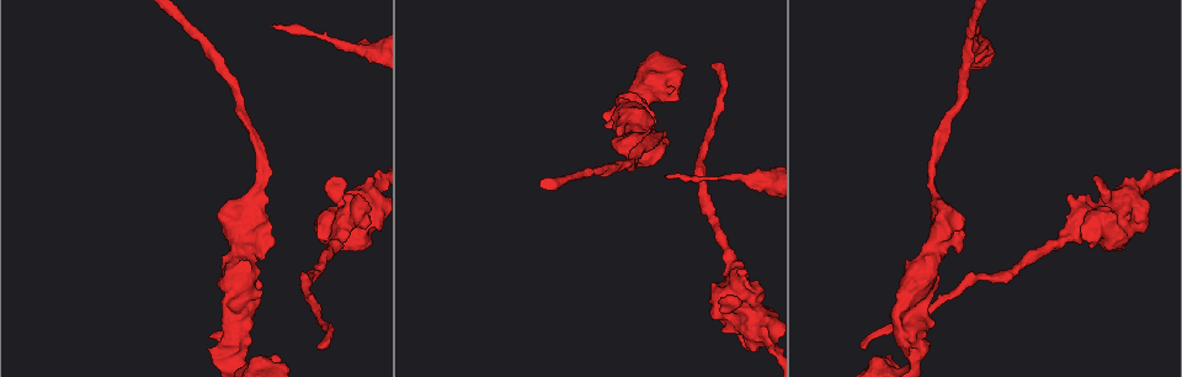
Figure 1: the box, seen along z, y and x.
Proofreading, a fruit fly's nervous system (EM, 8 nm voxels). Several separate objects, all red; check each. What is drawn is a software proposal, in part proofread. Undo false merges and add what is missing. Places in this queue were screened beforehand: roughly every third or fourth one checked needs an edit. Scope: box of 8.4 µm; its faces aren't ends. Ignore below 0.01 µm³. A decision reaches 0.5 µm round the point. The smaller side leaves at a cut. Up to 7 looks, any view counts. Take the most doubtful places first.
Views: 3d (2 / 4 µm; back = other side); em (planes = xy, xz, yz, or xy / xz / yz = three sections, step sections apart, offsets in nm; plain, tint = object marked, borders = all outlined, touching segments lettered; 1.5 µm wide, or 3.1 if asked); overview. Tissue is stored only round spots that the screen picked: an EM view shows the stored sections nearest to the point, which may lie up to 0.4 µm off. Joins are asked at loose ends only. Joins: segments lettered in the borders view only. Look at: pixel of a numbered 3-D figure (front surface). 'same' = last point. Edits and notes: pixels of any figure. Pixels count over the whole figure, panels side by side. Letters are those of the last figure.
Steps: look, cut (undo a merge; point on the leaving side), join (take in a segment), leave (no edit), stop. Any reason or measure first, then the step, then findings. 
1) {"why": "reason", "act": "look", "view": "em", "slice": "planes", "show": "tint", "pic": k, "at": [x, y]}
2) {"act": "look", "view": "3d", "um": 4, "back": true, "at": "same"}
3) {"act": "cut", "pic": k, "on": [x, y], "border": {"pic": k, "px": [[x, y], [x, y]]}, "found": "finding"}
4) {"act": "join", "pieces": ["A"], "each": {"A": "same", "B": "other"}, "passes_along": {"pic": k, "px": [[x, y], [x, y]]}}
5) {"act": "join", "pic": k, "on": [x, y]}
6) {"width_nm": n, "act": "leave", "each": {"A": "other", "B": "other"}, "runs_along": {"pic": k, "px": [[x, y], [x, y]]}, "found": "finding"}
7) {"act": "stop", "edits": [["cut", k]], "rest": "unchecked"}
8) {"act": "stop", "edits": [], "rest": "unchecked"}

{"why": "tapers out", "act": "look", "view": "3d", "um": 4, "back": true, "pic": 1, "at": [863, 346]}

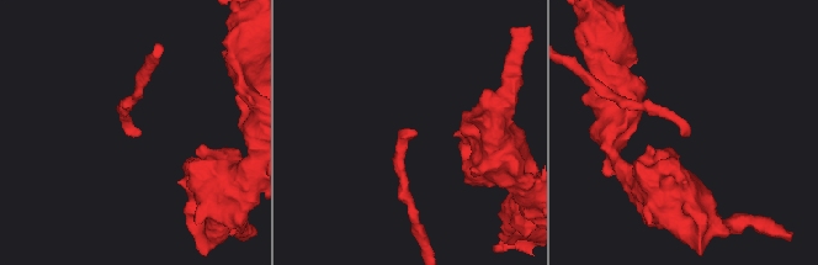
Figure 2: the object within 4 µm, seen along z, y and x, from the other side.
{"act": "look", "view": "em", "slice": "planes", "show": "borders", "pic": 2, "at": [417, 133]}

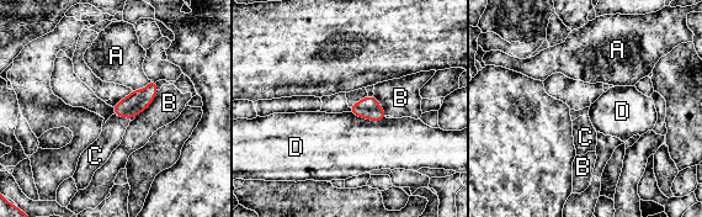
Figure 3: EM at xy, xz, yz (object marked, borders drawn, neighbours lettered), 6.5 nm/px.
{"act": "join", "pieces": ["C"], "each": {"A": "other", "B": "other", "C": "same", "D": "other"}, "passes_along": {"pic": 3, "px": [[137, 101], [122, 116], [113, 130]]}, "found": "it goes on there"}

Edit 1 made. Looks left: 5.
{"why": "redraw", "act": "look", "view": "overview"}

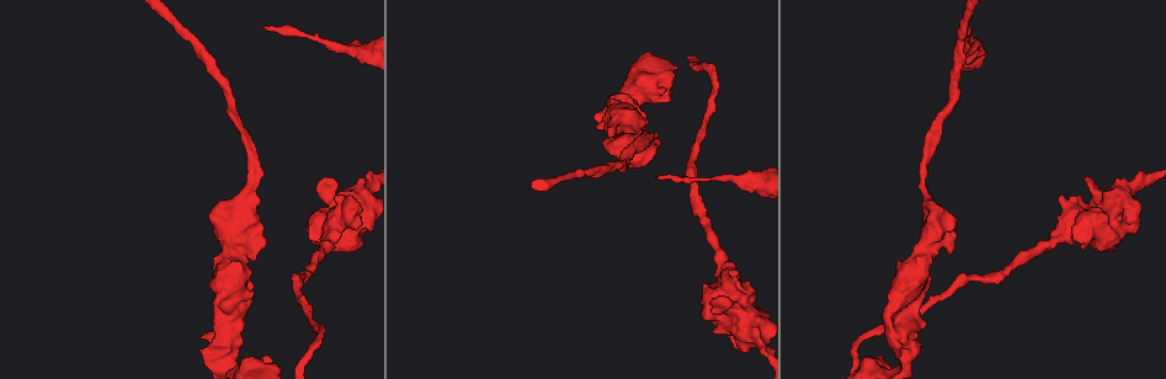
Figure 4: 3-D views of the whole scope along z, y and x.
{"why": "tapers out", "act": "look", "view": "em", "slice": "xy", "step": 4, "show": "borders", "pic": 4, "at": [660, 178]}

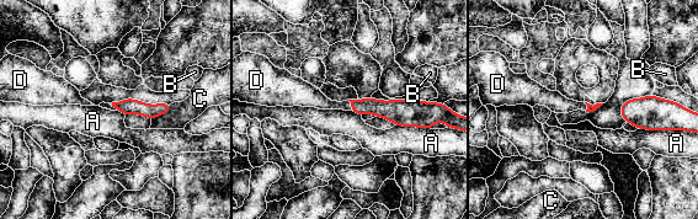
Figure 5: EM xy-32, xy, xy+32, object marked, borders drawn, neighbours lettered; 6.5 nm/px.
{"act": "join", "pieces": ["D"], "each": {"A": "other", "B": "other", "C": "other", "D": "same"}, "passes_along": {"pic": 5, "px": [[388, 110], [351, 105], [314, 97]]}, "found": "the neuron continues"}

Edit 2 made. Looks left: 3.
{"why": "redraw", "act": "look", "view": "overview"}

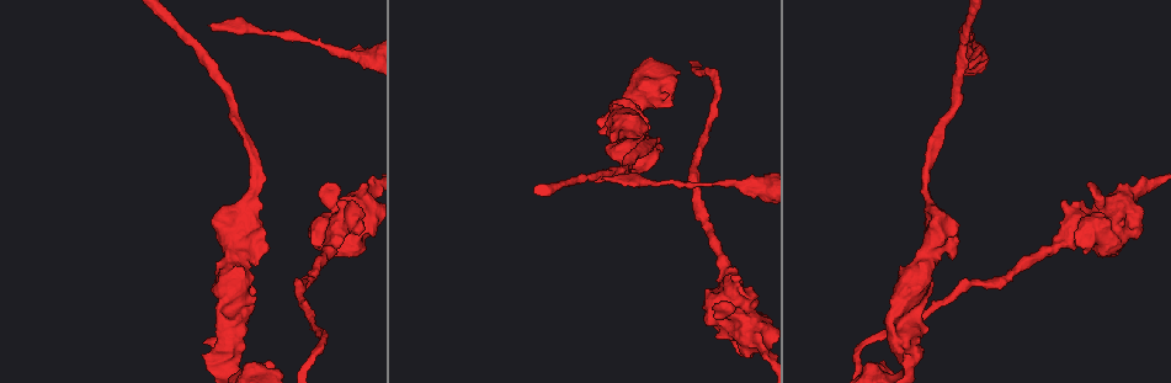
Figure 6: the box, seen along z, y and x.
{"why": "stops while still wide", "act": "look", "view": "em", "slice": "xz", "step": 8, "show": "borders", "pic": 6, "at": [936, 259]}

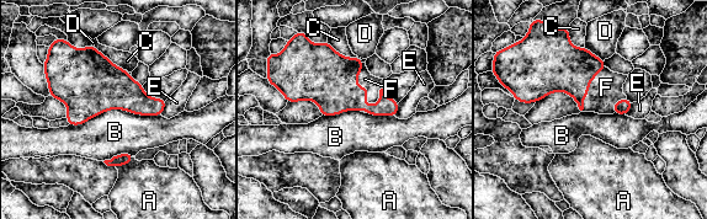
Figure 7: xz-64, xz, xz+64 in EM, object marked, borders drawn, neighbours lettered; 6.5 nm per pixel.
{"why": "cut it another way", "act": "look", "view": "em", "slice": "planes", "show": "borders", "at": "same"}

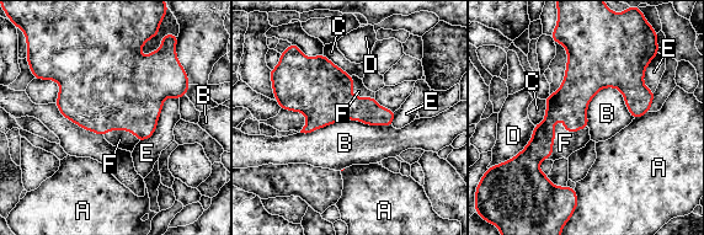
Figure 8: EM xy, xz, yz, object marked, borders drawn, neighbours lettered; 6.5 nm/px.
{"width_nm": 240, "act": "join", "pieces": ["F"], "each": {"A": "other", "B": "other", "C": "other", "D": "other", "E": "other", "F": "same"}, "passes_along": {"pic": 8, "px": [[570, 102], [554, 123], [565, 143]]}, "found": "the neuron continues"}

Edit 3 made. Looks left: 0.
{"act": "stop", "edits": [["join", 3], ["join", 5], ["join", 8]], "rest": "unchecked"}

